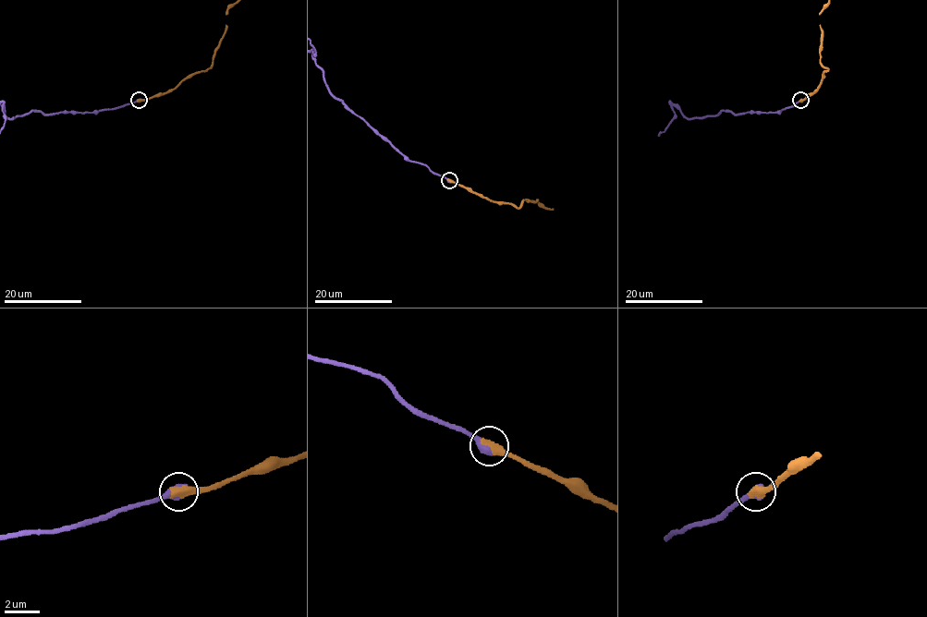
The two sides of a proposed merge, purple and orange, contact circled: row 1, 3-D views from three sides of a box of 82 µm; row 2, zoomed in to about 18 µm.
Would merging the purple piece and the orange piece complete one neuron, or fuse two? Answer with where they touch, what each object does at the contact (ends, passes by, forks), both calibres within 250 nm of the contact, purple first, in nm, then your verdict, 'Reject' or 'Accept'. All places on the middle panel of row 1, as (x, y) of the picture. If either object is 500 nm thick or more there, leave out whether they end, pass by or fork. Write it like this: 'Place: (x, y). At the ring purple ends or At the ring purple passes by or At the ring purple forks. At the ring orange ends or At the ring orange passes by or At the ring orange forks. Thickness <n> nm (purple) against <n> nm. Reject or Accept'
Place: (449, 180). Thickness 600 nm (purple) against 550 nm. Accept

